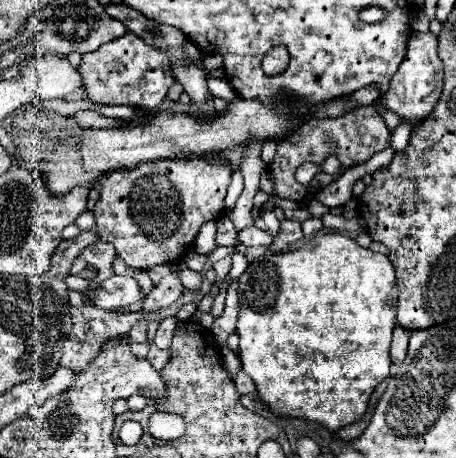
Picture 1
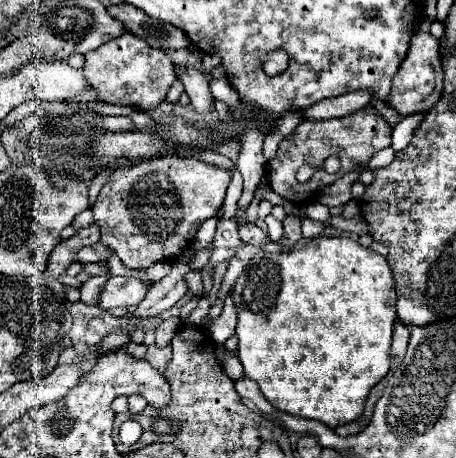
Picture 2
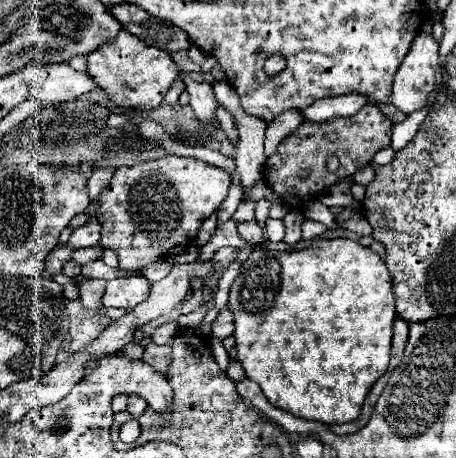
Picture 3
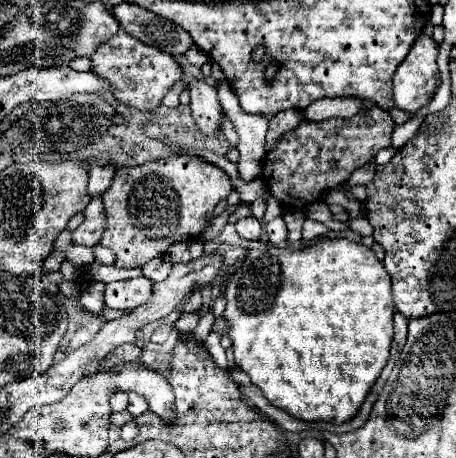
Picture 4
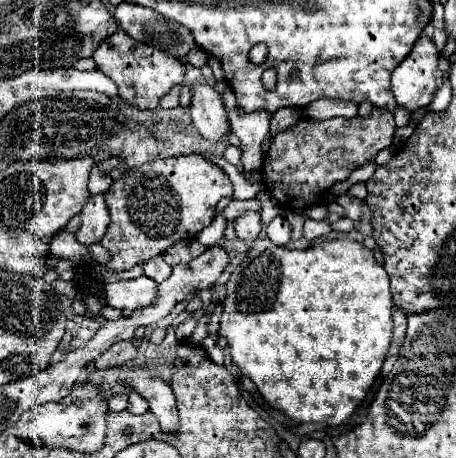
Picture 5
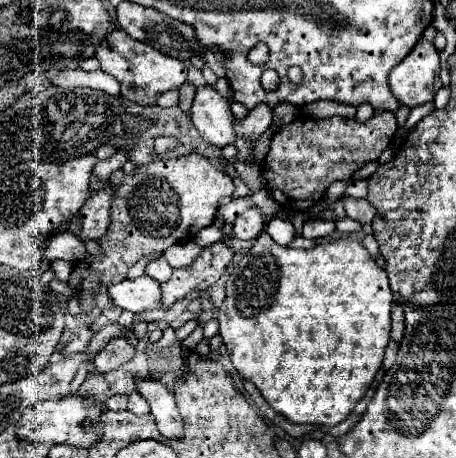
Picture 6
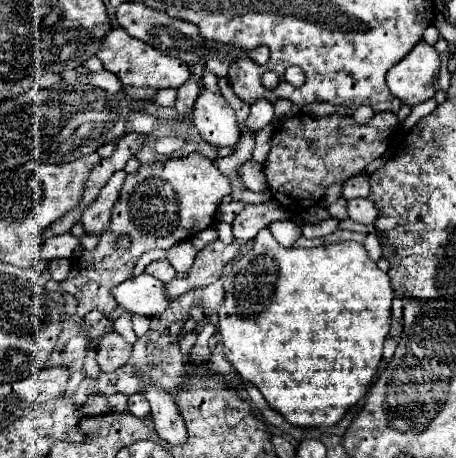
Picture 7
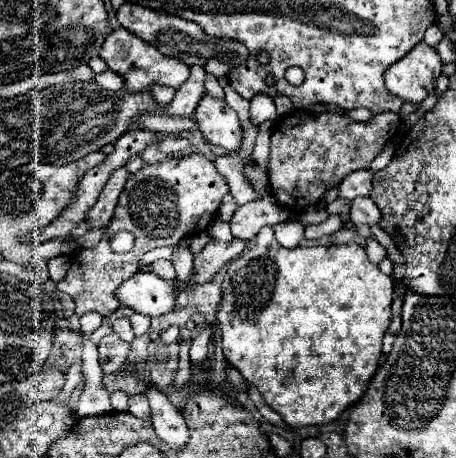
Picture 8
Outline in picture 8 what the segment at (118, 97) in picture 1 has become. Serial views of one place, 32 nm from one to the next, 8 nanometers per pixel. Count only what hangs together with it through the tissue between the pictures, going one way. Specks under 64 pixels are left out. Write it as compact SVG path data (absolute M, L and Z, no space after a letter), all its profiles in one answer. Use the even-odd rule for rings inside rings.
M118 28L108 34L108 38L102 44L100 56L106 60L110 70L118 72L126 80L128 92L148 90L150 84L154 84L154 82L160 82L160 84L172 86L172 88L180 88L190 76L190 68L182 60L164 56L160 50L156 50L154 44L146 44L138 36L132 36L132 32L128 32L126 28Z

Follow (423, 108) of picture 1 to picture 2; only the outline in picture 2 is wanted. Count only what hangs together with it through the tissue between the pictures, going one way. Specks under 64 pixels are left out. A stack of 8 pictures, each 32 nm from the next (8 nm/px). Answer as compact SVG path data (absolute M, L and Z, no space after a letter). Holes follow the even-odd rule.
M416 32L410 40L408 54L404 62L400 64L400 70L396 72L392 80L392 94L388 98L388 104L394 106L402 116L410 116L414 112L426 112L432 106L426 106L430 94L436 90L436 74L440 68L440 42L426 32Z

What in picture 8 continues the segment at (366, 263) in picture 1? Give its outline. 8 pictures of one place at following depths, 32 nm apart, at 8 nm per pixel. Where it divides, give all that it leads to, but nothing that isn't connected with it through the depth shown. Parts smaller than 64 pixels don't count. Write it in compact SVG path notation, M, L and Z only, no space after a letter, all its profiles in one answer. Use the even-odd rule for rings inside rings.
M266 226L256 236L254 246L244 252L242 256L234 258L228 264L228 270L222 280L222 300L218 304L218 324L220 324L220 338L222 338L222 350L226 360L242 372L246 382L256 388L264 402L282 416L282 420L288 426L312 426L312 424L326 424L332 422L344 412L350 404L360 400L364 390L368 388L370 378L374 376L378 368L378 358L382 354L382 336L390 326L390 304L394 298L394 284L392 278L382 274L376 264L372 264L366 256L366 250L358 244L332 244L332 246L312 246L312 248L294 248L286 250L282 248L272 232L272 226Z

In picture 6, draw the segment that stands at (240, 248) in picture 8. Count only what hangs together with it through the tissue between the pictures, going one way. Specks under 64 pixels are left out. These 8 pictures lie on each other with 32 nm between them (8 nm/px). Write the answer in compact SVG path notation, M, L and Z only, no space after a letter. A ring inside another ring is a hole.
M224 242L206 246L190 268L174 270L172 278L162 284L162 310L144 312L138 314L138 318L144 322L158 322L158 318L174 304L174 300L184 298L192 290L206 290L224 274L224 268L232 262L234 252L236 250Z

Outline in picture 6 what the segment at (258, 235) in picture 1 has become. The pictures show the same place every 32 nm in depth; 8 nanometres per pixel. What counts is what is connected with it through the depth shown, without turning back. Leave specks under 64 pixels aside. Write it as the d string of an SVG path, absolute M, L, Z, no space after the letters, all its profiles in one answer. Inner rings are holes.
M258 206L248 208L232 224L234 236L240 240L254 240L264 230L264 226L266 226L266 218L264 218L262 208L258 208Z

